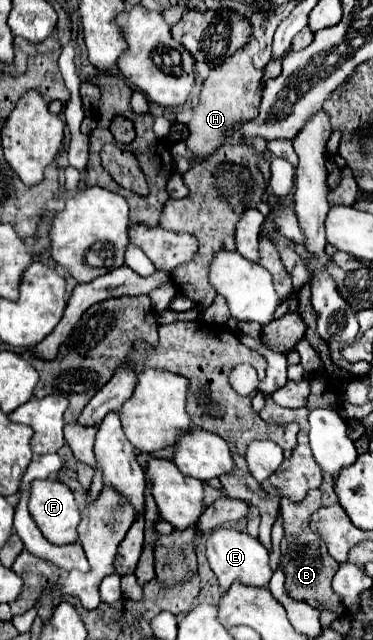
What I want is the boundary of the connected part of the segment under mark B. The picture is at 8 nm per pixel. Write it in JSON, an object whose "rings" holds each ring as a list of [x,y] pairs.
{"rings":[[[316,489],[316,493],[306,493],[306,497],[300,503],[292,503],[290,499],[282,499],[282,519],[284,519],[284,537],[280,541],[280,565],[284,569],[286,575],[286,583],[284,589],[288,593],[290,599],[294,601],[304,601],[310,607],[318,609],[318,611],[336,611],[336,615],[344,615],[346,613],[346,605],[344,601],[332,591],[332,577],[338,571],[340,563],[336,563],[330,555],[328,549],[324,547],[324,541],[320,539],[320,535],[312,533],[308,527],[308,519],[314,511],[318,511],[322,505],[322,493],[320,489]]]}

